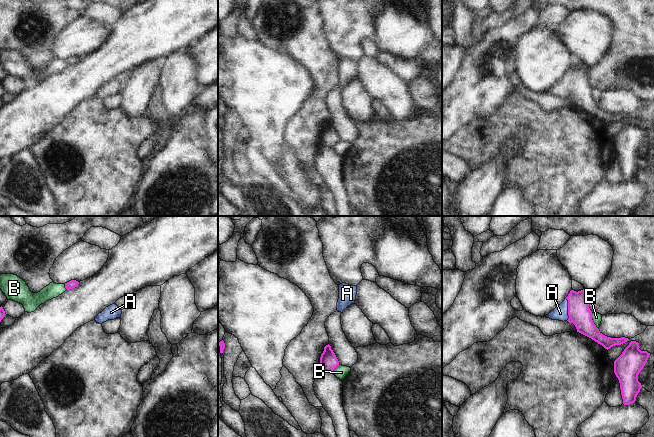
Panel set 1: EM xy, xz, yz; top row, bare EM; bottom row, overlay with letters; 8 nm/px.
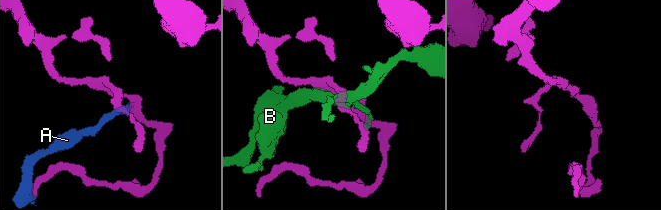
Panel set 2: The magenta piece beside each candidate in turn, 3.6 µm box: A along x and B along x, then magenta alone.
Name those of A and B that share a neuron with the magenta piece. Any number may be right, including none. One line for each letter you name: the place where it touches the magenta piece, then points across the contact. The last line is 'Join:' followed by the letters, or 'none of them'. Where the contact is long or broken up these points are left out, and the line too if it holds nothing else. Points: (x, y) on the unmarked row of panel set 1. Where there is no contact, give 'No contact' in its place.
A: Touches magenta at yz (568, 85). Path across: yz (579, 89), (575, 85), (568, 85), (560, 89)
Join: A.

